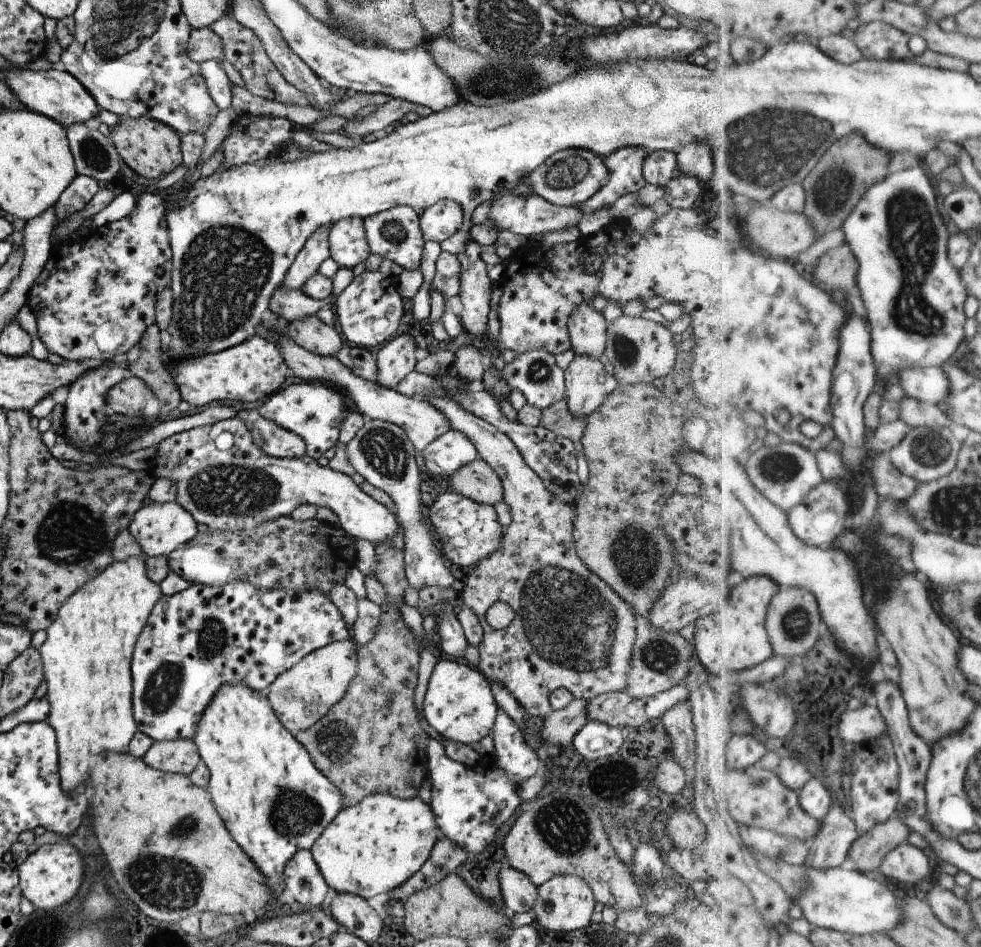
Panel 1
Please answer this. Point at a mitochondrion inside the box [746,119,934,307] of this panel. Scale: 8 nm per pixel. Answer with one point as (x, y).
(832, 188)

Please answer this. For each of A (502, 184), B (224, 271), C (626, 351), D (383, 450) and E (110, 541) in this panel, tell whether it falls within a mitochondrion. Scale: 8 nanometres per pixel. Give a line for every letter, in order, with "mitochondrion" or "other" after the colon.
A: other
B: mitochondrion
C: mitochondrion
D: mitochondrion
E: mitochondrion

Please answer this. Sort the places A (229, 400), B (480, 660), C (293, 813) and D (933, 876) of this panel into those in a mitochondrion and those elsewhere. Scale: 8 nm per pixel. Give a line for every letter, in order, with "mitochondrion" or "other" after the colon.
A: other
B: other
C: mitochondrion
D: other

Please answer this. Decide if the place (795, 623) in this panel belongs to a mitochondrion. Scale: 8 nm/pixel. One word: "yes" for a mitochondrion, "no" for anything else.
yes

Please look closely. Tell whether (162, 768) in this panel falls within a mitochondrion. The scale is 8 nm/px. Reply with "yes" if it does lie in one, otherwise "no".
no

